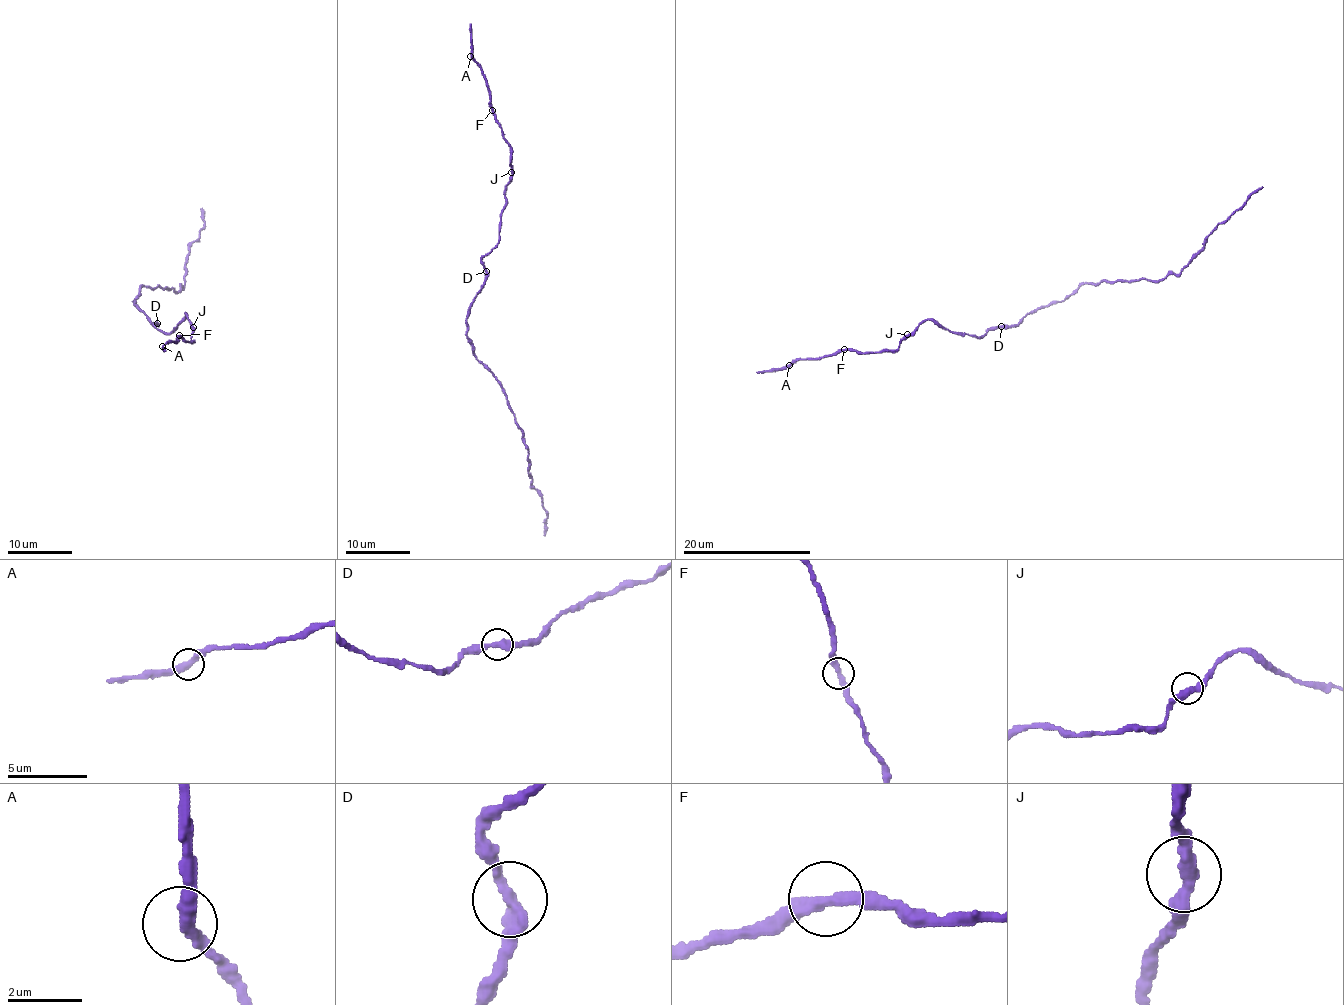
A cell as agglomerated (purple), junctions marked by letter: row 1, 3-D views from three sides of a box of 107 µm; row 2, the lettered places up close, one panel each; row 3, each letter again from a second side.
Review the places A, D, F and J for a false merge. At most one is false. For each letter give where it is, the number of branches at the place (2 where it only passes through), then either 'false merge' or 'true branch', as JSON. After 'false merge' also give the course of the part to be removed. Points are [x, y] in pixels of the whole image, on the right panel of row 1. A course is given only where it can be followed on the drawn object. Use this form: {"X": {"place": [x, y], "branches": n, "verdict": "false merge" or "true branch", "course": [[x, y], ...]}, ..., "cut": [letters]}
{"A": {"place": [789, 365], "branches": 2, "verdict": "true branch"}, "D": {"place": [1001, 326], "branches": 2, "verdict": "true branch"}, "F": {"place": [844, 349], "branches": 2, "verdict": "true branch"}, "J": {"place": [907, 334], "branches": 2, "verdict": "true branch"}, "cut": []}

